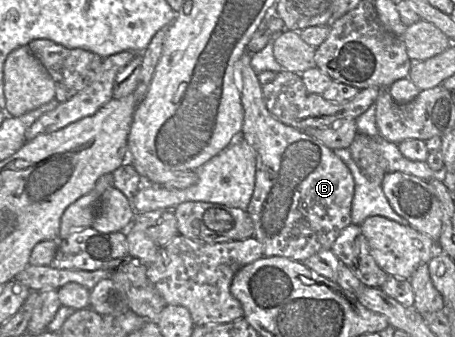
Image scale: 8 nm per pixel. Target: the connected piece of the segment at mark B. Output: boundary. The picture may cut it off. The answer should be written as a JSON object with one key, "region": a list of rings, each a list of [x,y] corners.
{"region":[[[245,51],[235,64],[244,111],[241,135],[256,158],[255,186],[246,212],[253,222],[254,237],[261,243],[264,256],[282,256],[303,262],[319,251],[330,249],[342,230],[352,224],[354,179],[333,150],[313,136],[281,123],[270,114],[264,103],[262,86],[250,61],[251,54]]]}

